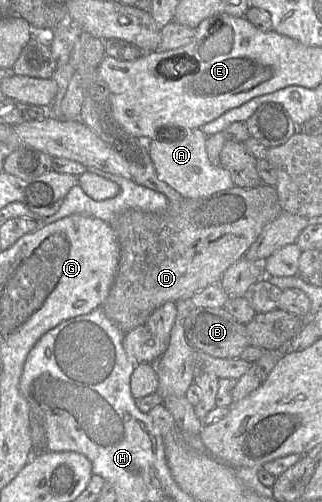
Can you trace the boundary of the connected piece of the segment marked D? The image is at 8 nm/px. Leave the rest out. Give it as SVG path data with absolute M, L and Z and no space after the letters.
M263 183L255 188L241 188L233 186L232 188L217 192L205 198L185 198L181 203L169 203L167 209L160 213L149 213L139 209L128 209L124 211L114 220L113 223L109 223L113 227L118 239L120 259L117 273L115 275L115 279L109 291L108 297L101 306L105 315L125 334L137 326L144 325L150 314L164 303L175 303L180 299L190 299L196 292L212 284L219 283L223 273L232 264L244 257L246 251L255 242L262 229L269 222L274 220L282 211L283 210L279 203L276 188Z

